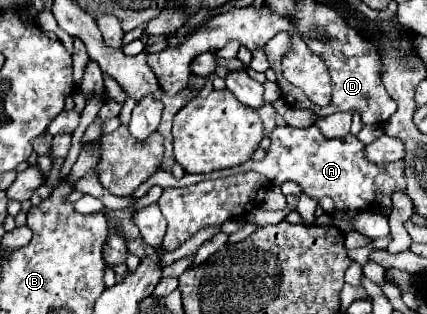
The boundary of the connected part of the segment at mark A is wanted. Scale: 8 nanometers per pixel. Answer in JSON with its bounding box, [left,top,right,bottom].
[130,125,404,213]

